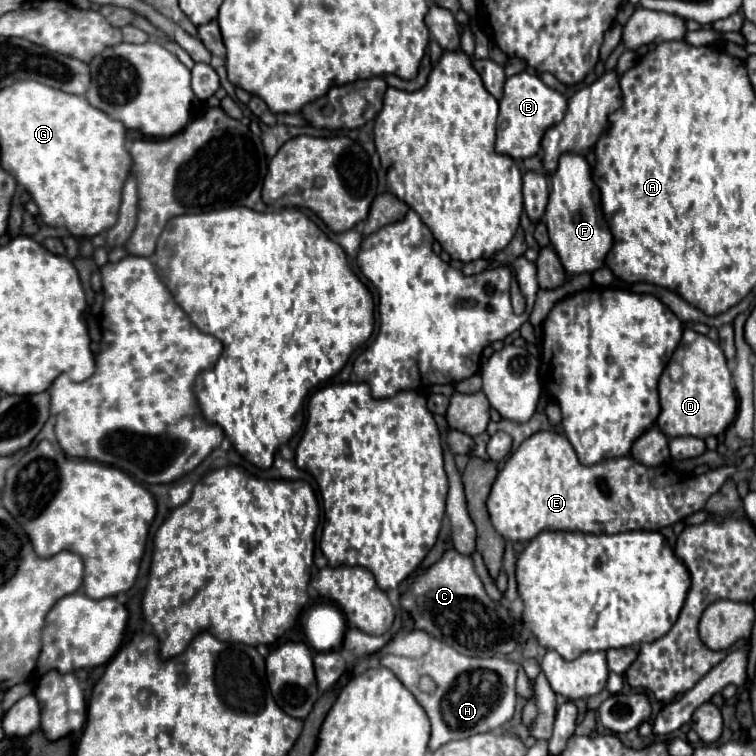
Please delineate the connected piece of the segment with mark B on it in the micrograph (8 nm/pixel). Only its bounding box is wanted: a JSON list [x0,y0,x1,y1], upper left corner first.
[496,72,568,160]

